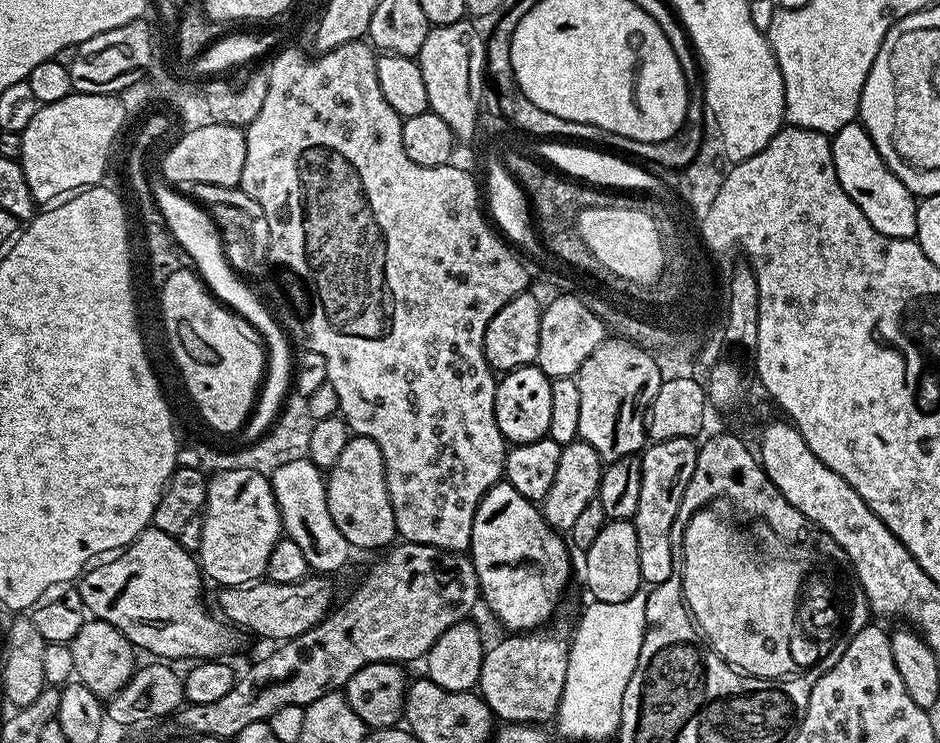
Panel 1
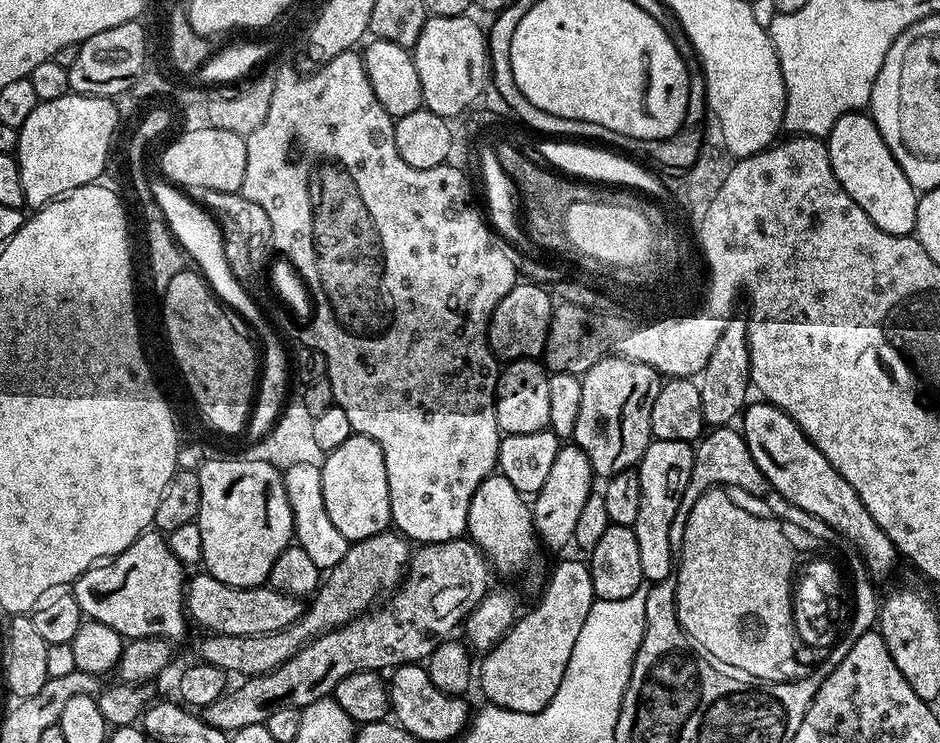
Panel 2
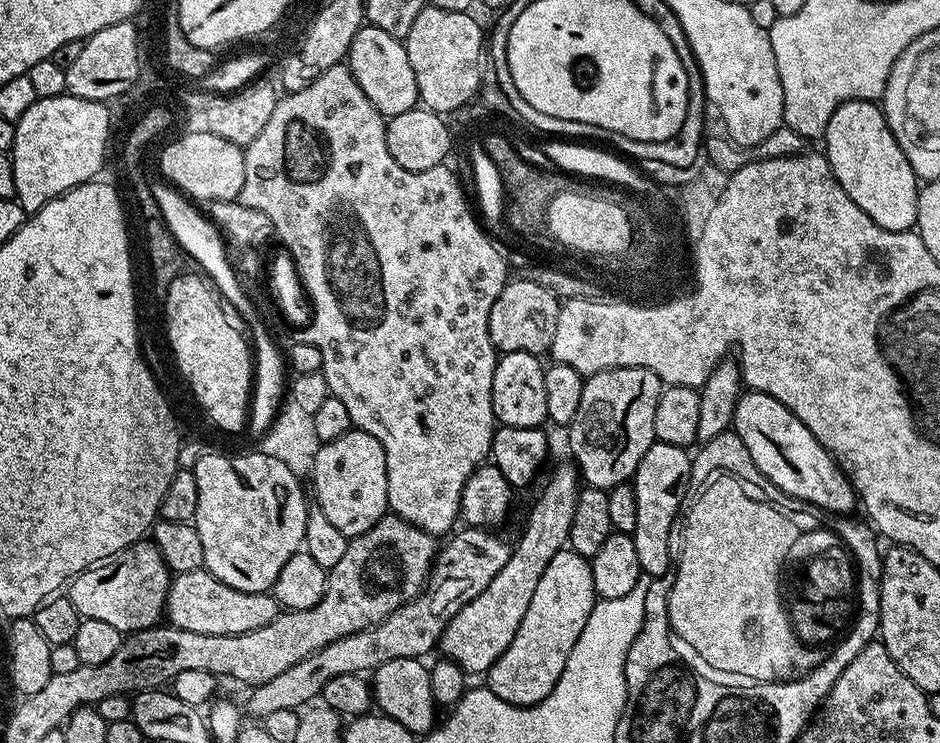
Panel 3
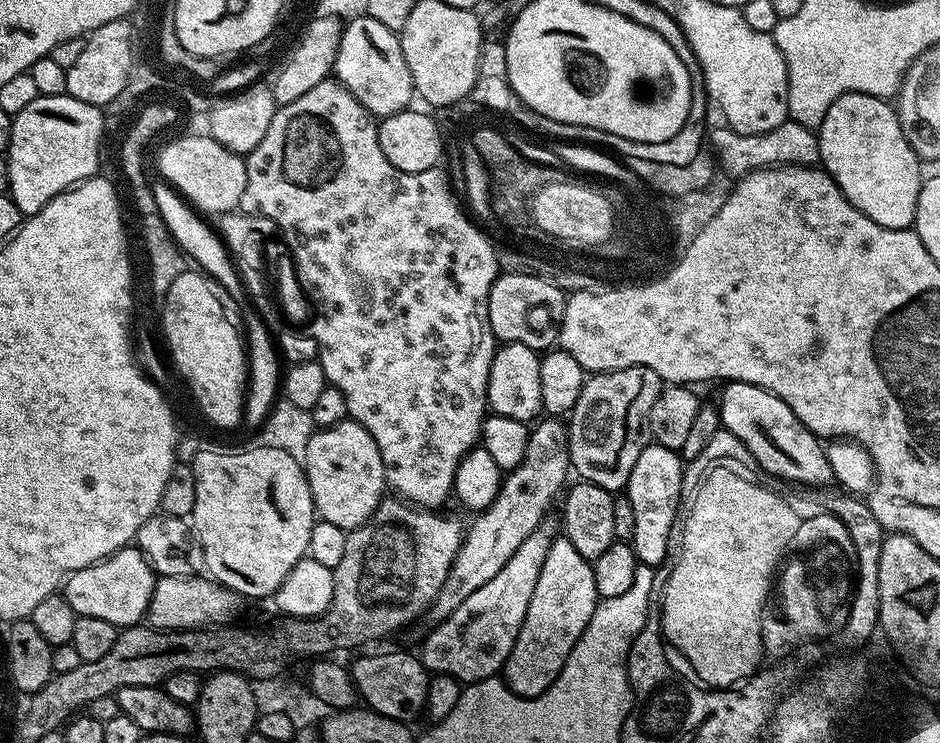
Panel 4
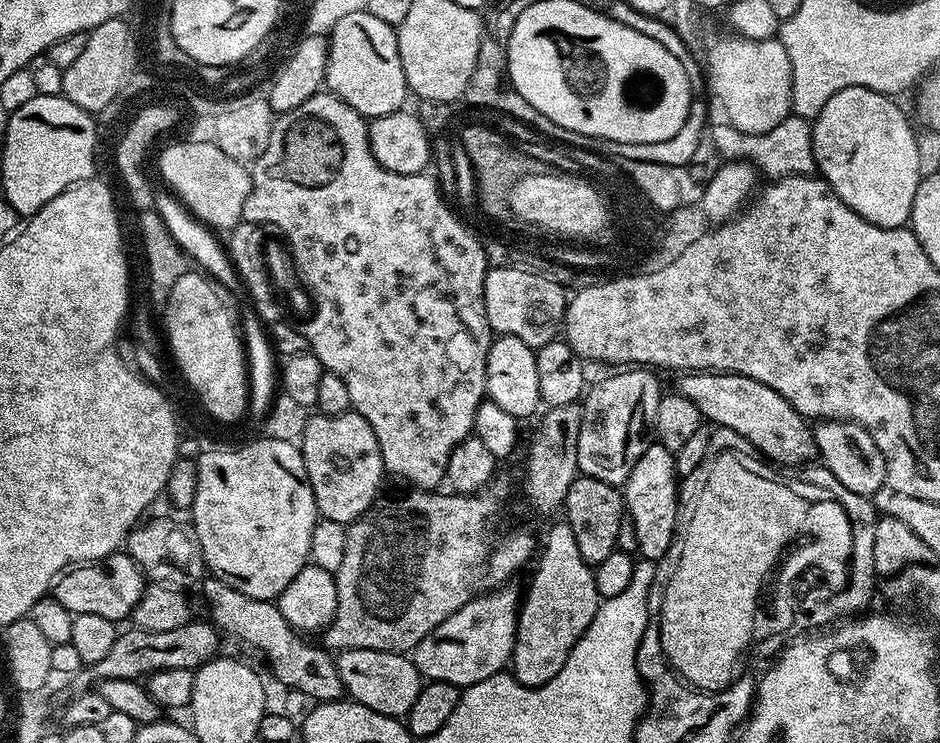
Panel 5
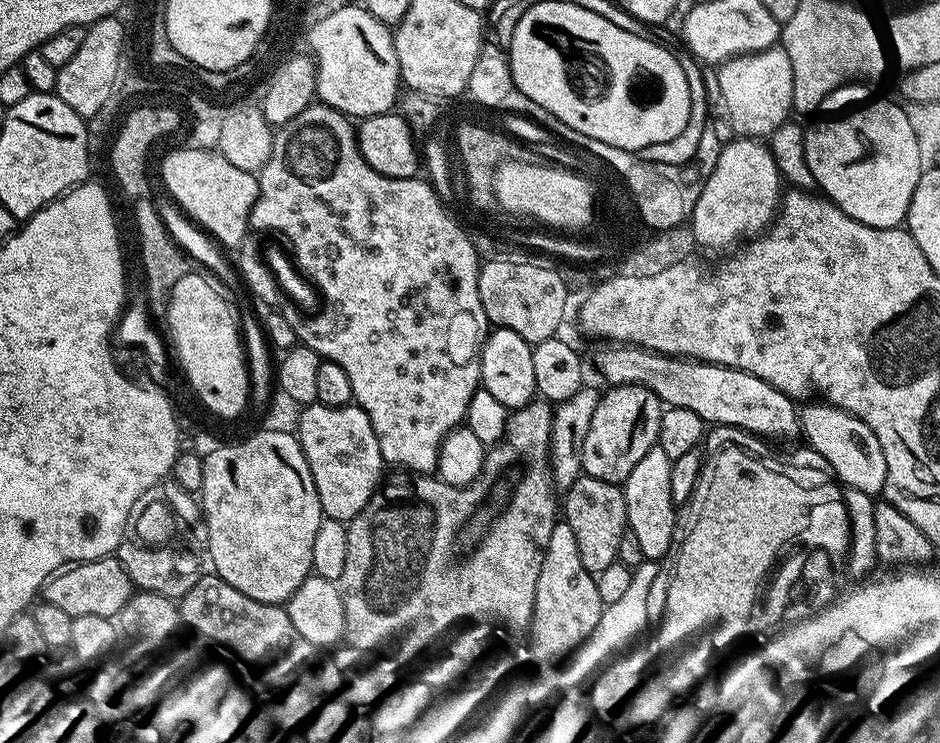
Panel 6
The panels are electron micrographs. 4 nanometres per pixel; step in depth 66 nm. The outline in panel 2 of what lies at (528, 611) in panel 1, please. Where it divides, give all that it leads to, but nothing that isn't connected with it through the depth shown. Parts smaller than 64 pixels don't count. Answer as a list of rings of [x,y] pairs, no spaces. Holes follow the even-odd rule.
[[[487,476],[470,498],[467,535],[488,557],[491,567],[500,572],[520,572],[536,556],[538,537],[532,521],[532,509],[525,493],[510,486],[510,478]]]

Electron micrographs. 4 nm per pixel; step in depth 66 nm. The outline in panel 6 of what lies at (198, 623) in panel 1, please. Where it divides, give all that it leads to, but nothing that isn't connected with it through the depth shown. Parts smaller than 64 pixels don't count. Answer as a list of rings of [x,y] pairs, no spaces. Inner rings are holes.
[[[115,555],[97,560],[85,560],[65,567],[49,578],[42,589],[43,603],[59,606],[71,616],[98,614],[109,618],[119,617],[122,606],[132,597],[134,585]]]

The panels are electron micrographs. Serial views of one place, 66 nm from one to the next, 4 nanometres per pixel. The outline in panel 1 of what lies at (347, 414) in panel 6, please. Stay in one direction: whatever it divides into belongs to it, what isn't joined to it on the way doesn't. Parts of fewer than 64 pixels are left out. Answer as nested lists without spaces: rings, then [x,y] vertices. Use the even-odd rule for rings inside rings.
[[[353,435],[346,450],[342,450],[338,457],[338,462],[334,462],[334,466],[327,473],[326,487],[330,518],[334,518],[334,526],[342,530],[342,538],[346,538],[346,542],[353,549],[384,550],[397,539],[394,506],[390,506],[384,459],[382,450],[378,450],[378,442],[365,436]]]

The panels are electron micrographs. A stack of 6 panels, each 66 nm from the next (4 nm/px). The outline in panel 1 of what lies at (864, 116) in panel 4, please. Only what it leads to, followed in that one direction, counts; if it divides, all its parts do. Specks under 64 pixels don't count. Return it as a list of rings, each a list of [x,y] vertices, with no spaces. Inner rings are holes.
[[[857,122],[842,126],[831,137],[834,154],[834,170],[838,170],[838,182],[842,182],[842,190],[850,194],[850,198],[870,218],[870,226],[884,236],[893,236],[903,240],[916,235],[917,197],[913,196],[906,186],[886,166],[882,154],[874,146],[870,134],[864,125]]]

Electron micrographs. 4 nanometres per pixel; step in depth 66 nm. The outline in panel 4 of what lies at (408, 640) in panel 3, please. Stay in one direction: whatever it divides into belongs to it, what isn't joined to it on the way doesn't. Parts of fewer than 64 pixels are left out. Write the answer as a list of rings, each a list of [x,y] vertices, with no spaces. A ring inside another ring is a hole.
[[[544,418],[535,427],[528,434],[526,458],[522,458],[519,466],[503,477],[500,493],[489,508],[479,513],[469,528],[467,525],[444,588],[431,606],[433,621],[444,620],[459,604],[466,602],[466,598],[470,598],[478,586],[486,586],[486,582],[490,582],[490,578],[494,578],[494,574],[498,574],[498,570],[502,570],[502,566],[514,558],[514,550],[518,550],[518,546],[522,546],[522,542],[526,542],[526,538],[530,538],[530,534],[545,523],[547,516],[544,515],[551,510],[552,503],[561,499],[569,483],[568,472],[570,476],[572,468],[568,449],[569,425],[560,418]]]

